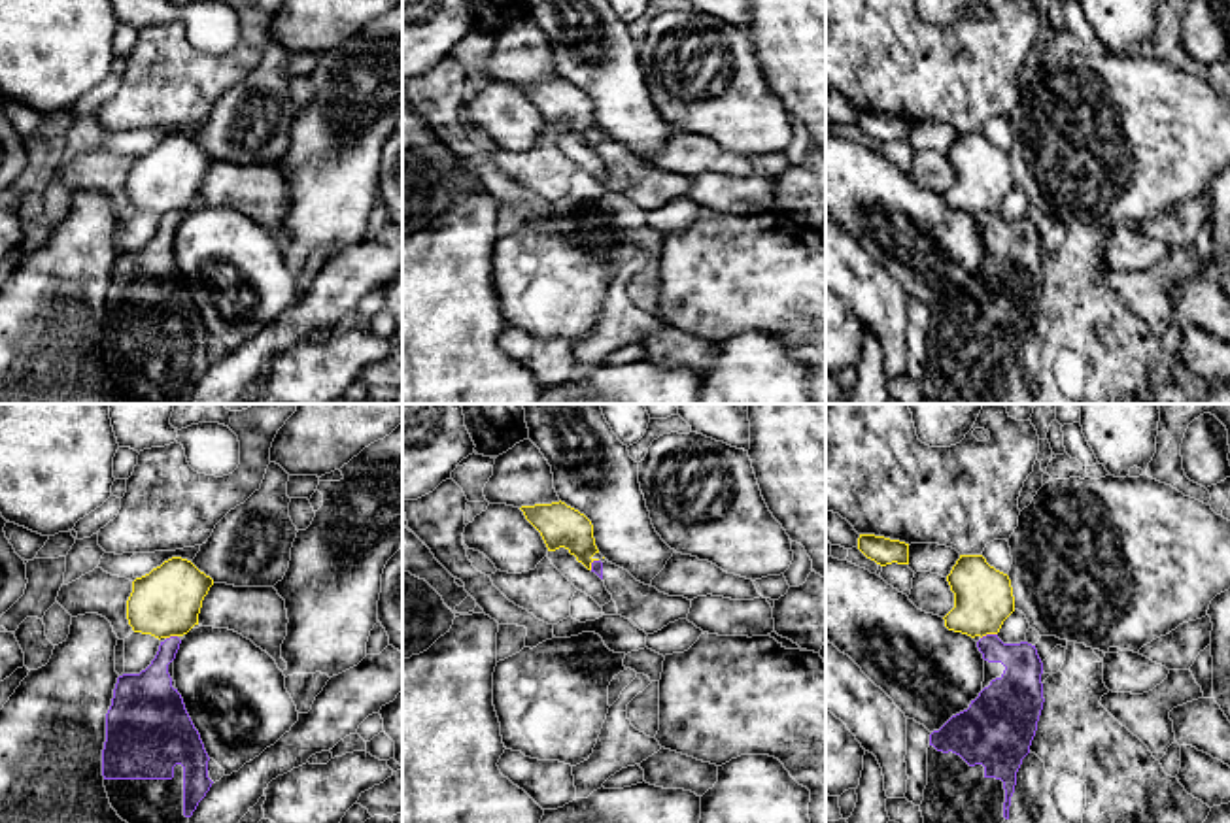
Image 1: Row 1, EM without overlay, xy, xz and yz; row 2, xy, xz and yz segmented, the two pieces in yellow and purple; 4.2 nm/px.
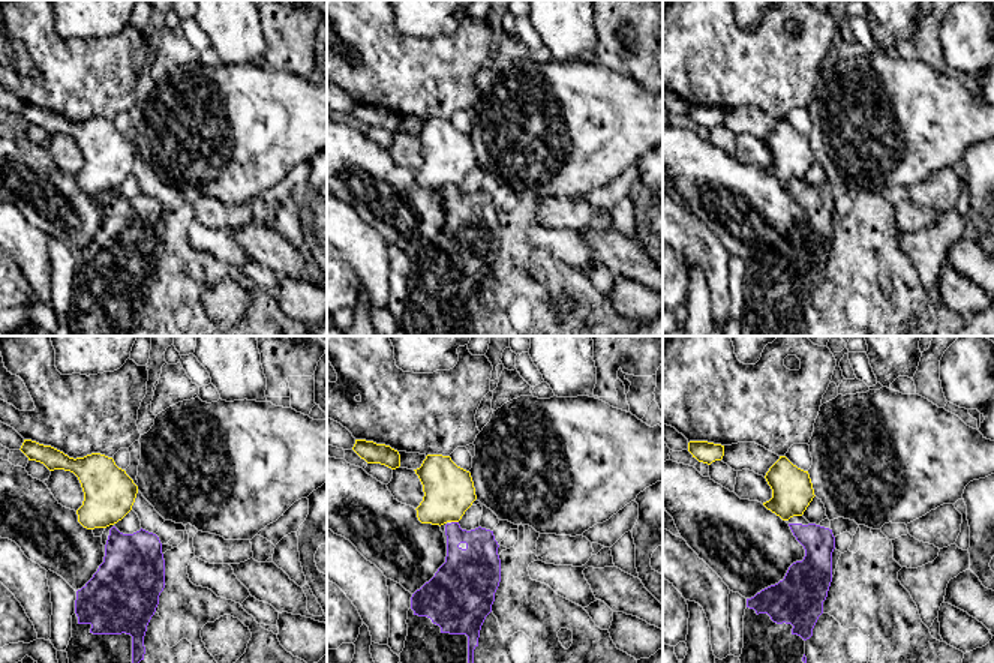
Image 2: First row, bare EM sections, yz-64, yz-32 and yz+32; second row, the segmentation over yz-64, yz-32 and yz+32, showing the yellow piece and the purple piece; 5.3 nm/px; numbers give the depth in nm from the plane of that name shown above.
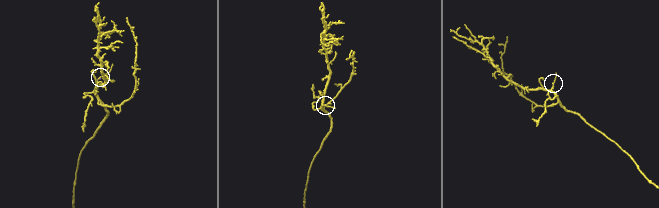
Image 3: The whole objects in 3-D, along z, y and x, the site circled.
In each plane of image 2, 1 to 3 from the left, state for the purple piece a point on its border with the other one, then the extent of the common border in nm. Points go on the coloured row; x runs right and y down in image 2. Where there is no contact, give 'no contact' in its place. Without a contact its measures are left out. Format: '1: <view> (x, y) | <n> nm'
1: no contact
2: yz-32 (455, 521) | 40 nm
3: no contact

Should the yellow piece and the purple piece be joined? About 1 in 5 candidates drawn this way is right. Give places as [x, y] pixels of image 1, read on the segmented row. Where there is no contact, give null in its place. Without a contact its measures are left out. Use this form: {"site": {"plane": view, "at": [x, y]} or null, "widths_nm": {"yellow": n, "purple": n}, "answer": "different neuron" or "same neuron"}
{"site": {"plane": "yz", "at": [989, 633]}, "widths_nm": {"yellow": 260, "purple": 180}, "answer": "different neuron"}

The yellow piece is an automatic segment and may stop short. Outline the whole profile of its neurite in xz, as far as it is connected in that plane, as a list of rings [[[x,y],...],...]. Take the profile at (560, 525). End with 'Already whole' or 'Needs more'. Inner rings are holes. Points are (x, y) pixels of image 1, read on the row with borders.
[[[561,500],[552,504],[521,506],[520,510],[540,532],[548,551],[565,547],[588,570],[591,570],[593,561],[599,561],[593,557],[599,553],[593,538],[593,525],[578,510]]]. Already whole

